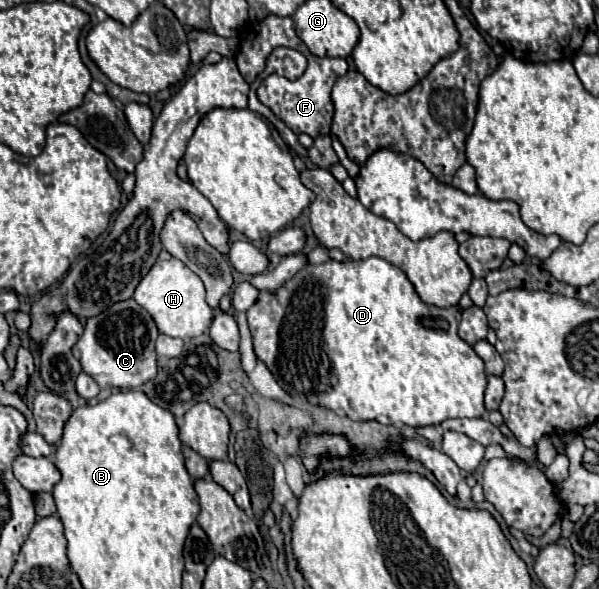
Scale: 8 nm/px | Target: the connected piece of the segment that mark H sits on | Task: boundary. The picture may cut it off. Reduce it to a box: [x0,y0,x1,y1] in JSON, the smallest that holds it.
[134,259,212,337]

